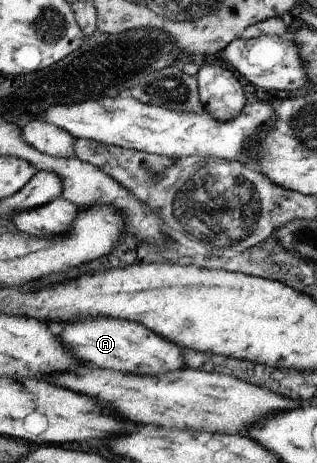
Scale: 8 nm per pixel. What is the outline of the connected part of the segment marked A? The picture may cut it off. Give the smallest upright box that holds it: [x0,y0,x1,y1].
[60,319,183,376]

